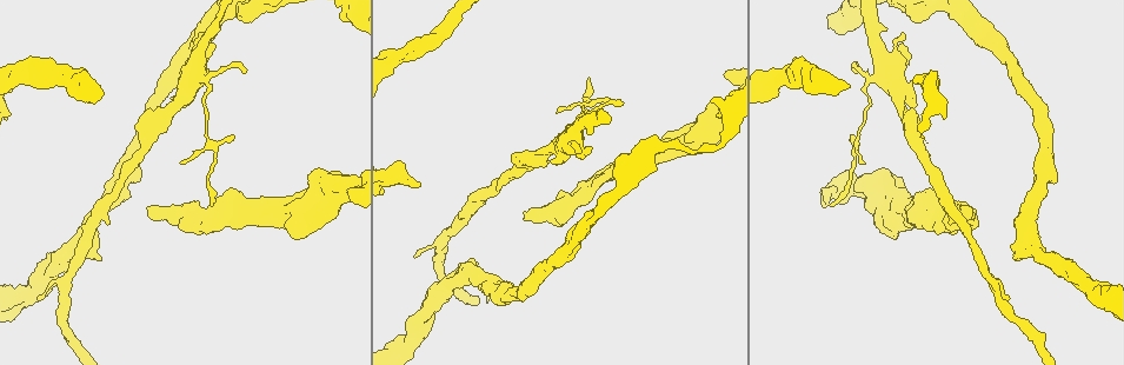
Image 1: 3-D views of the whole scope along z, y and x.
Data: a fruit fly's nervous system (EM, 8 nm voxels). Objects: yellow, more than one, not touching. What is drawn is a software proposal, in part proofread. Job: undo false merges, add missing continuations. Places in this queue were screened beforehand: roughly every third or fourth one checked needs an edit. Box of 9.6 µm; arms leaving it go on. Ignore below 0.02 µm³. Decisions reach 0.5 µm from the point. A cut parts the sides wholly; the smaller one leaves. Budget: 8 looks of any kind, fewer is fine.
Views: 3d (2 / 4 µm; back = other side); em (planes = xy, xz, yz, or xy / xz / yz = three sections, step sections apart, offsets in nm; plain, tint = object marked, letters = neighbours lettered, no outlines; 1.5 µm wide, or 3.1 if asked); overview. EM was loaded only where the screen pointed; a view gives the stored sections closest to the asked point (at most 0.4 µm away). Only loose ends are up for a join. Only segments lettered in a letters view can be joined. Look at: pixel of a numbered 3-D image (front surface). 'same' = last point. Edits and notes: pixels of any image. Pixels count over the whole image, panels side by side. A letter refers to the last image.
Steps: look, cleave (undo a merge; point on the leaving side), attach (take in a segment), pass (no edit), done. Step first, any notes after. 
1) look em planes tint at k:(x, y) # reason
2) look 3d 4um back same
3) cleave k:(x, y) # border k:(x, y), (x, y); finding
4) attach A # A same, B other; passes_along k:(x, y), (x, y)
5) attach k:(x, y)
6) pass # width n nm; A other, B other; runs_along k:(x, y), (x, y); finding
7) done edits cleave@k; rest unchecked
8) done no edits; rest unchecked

look em yz step 8 letters at 1:(100, 258) # an open end

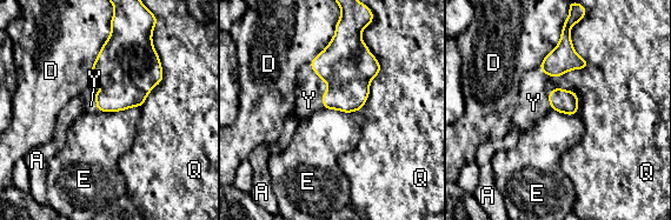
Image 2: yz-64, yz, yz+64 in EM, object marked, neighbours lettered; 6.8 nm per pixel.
look em planes letters same

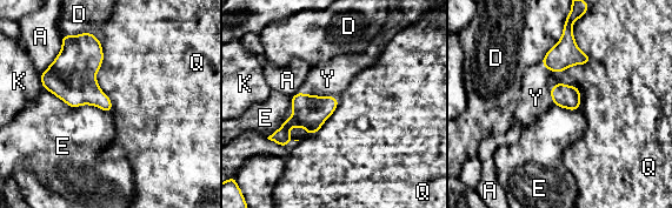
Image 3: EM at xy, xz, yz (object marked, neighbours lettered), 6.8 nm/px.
attach Y # A other, D other, E other, K other, Q other, Y same; passes_along 3:(310, 112), (318, 96), (327, 79); it goes on there

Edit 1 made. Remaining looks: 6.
look em 3.1um planes tint at 1:(524, 219) # free end

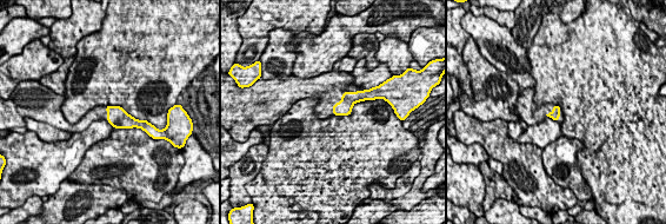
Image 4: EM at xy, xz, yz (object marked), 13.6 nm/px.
look em 3.1um planes letters same # what lies round it

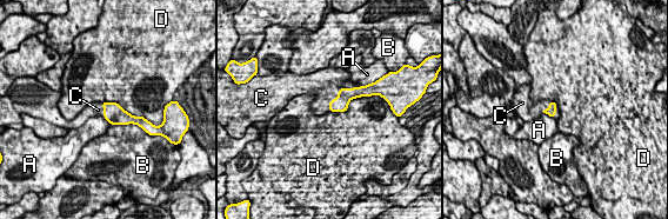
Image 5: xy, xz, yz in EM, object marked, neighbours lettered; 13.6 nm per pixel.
attach C # A other, B other, C same, D other; it goes on there

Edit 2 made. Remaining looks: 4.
look em planes letters at 1:(621, 105) # thin end

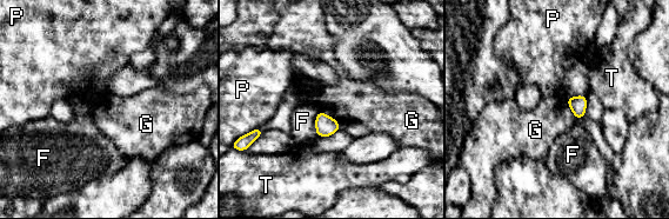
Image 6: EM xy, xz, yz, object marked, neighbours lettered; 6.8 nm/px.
pass # F other, G other, P other, T other; none of them fits

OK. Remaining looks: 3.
done edits attach@3, attach@5; rest unchecked

